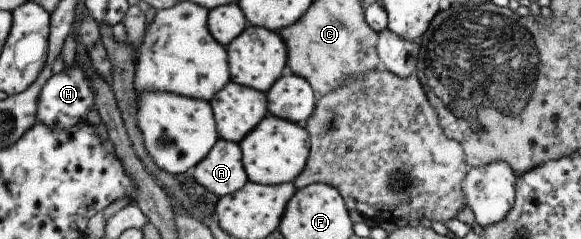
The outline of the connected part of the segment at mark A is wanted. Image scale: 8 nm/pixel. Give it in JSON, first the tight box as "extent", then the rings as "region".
{"extent":[188,139,248,198],"region":[[[222,139],[216,140],[206,157],[188,173],[199,186],[218,198],[237,192],[248,182],[238,143]]]}

